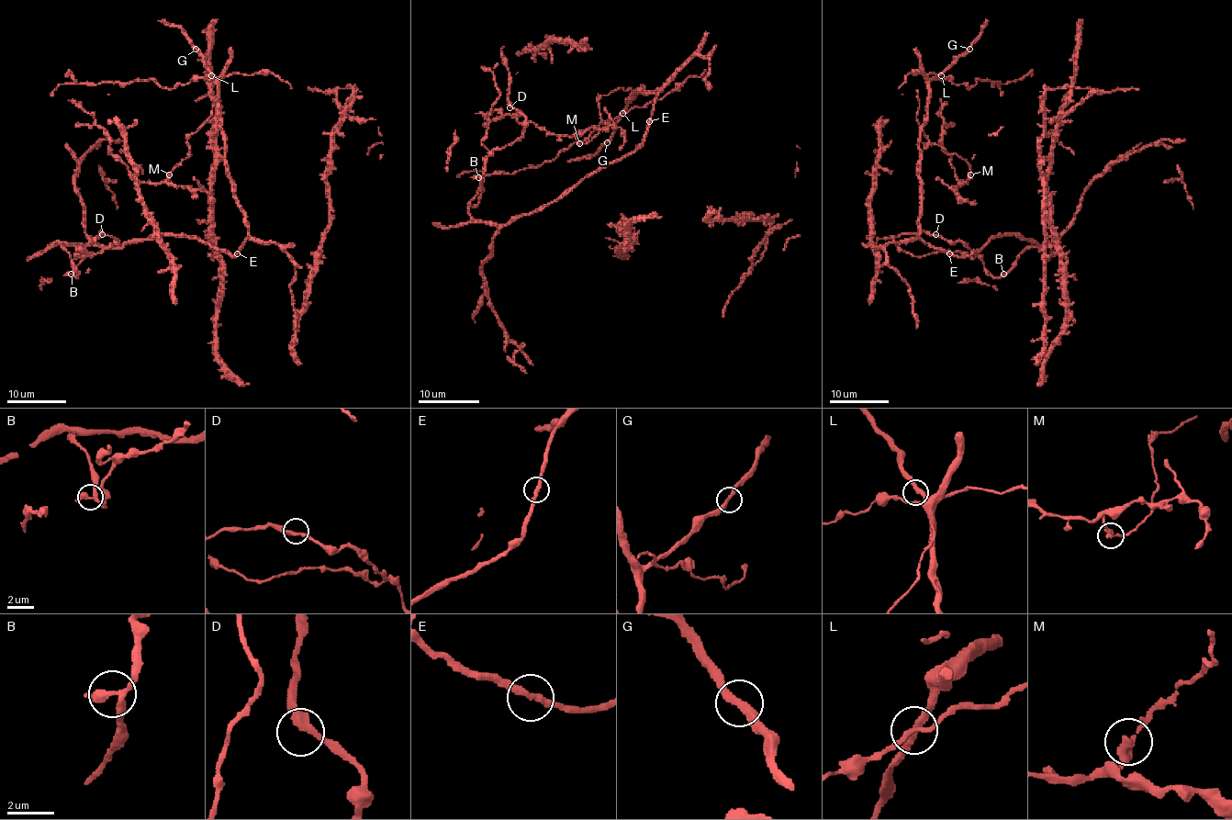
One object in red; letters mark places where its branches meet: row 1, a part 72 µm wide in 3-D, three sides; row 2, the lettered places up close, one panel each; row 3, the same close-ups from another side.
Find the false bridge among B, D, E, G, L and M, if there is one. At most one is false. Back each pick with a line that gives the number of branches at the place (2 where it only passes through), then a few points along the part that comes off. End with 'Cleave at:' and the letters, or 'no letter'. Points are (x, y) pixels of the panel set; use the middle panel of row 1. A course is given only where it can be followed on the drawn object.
M: Branches: 2. Course of the part to remove: (579, 143), (588, 143), (598, 133), (601, 121), (598, 103), (602, 95), (622, 87), (628, 91), (630, 87)
Cleave at: M

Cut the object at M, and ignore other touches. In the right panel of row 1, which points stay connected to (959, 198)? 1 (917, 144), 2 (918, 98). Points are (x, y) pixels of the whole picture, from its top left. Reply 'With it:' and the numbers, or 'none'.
With it: 1

